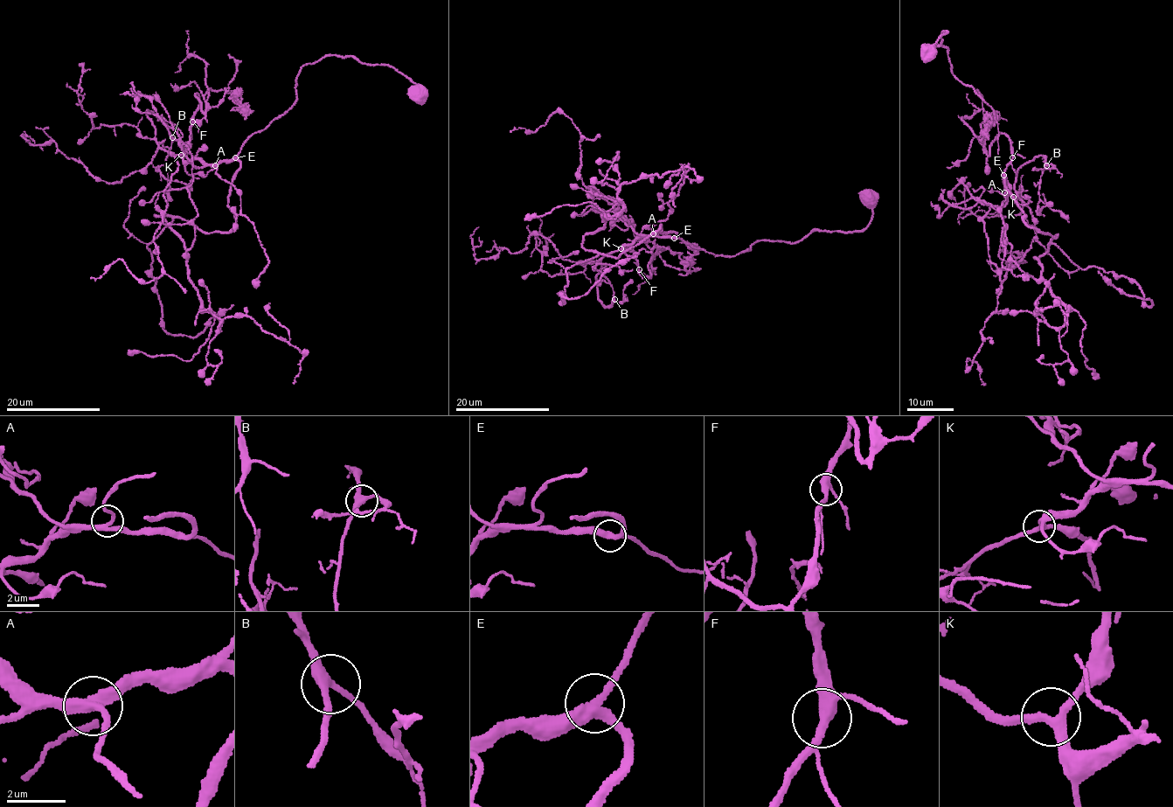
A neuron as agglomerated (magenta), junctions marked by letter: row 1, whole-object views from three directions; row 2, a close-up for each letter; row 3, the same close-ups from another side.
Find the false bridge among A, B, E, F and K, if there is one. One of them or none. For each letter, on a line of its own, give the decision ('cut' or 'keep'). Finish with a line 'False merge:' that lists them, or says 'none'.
A: keep
B: keep
E: keep
F: keep
K: keep
False merge: none

